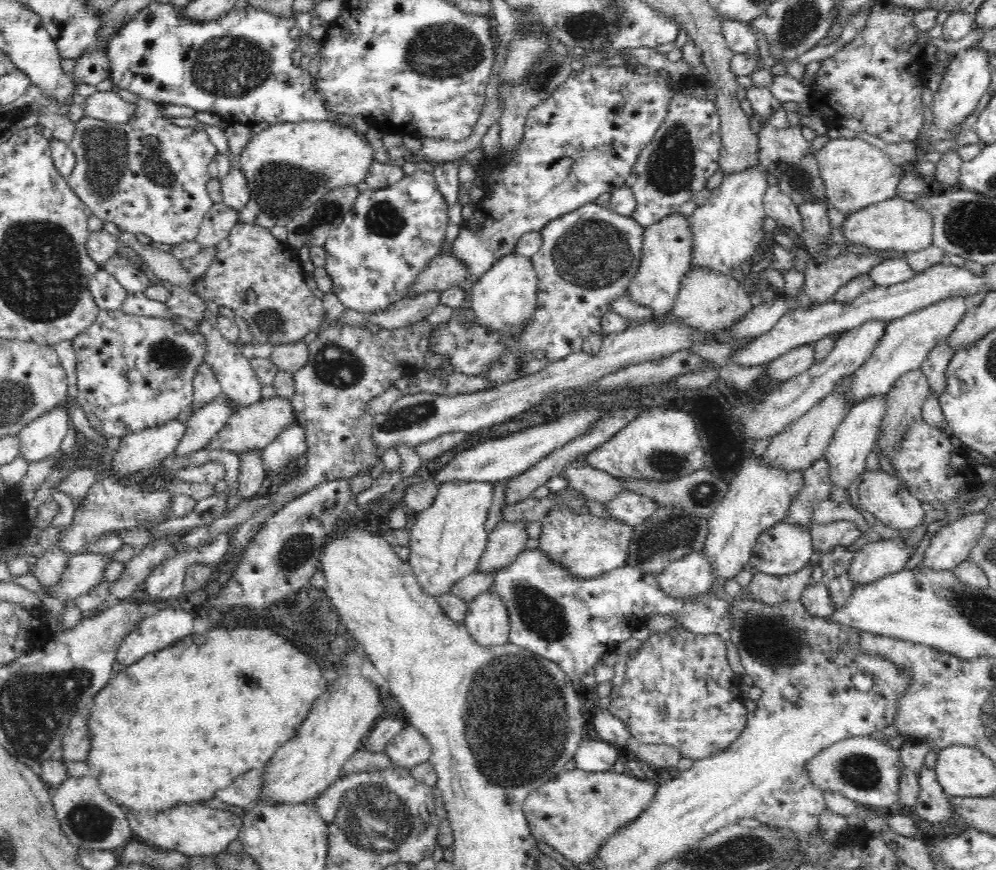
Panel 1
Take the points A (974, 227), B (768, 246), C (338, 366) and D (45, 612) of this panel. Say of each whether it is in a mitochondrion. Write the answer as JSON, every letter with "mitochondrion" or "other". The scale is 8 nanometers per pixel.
{"A":"mitochondrion","B":"other","C":"mitochondrion","D":"other"}

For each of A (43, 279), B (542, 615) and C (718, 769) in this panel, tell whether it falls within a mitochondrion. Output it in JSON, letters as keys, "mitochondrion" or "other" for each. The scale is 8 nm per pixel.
{"A":"mitochondrion","B":"mitochondrion","C":"other"}

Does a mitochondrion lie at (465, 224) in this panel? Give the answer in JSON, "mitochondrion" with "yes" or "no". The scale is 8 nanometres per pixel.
{"mitochondrion":"no"}

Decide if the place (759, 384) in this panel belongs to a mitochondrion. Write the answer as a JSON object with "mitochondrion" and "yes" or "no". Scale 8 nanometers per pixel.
{"mitochondrion":"yes"}

